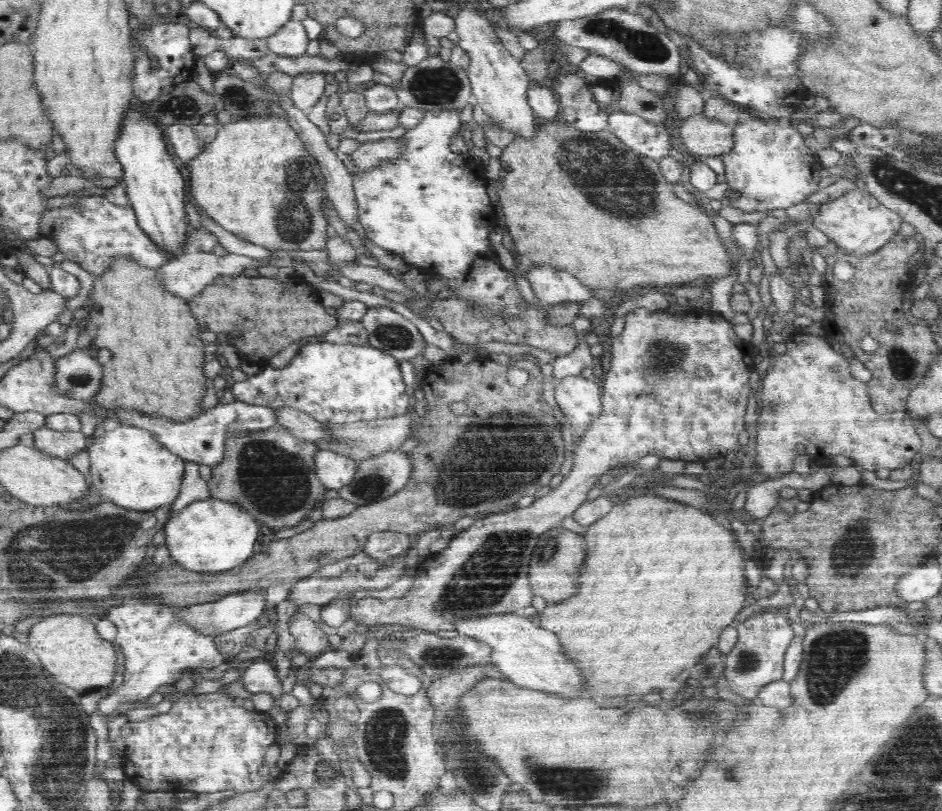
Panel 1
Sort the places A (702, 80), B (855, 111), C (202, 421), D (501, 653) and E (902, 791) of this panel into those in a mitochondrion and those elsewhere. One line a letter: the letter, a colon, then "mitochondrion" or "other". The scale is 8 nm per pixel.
A: other
B: other
C: other
D: other
E: mitochondrion

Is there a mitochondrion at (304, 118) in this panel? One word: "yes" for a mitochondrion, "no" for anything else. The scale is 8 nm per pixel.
no

